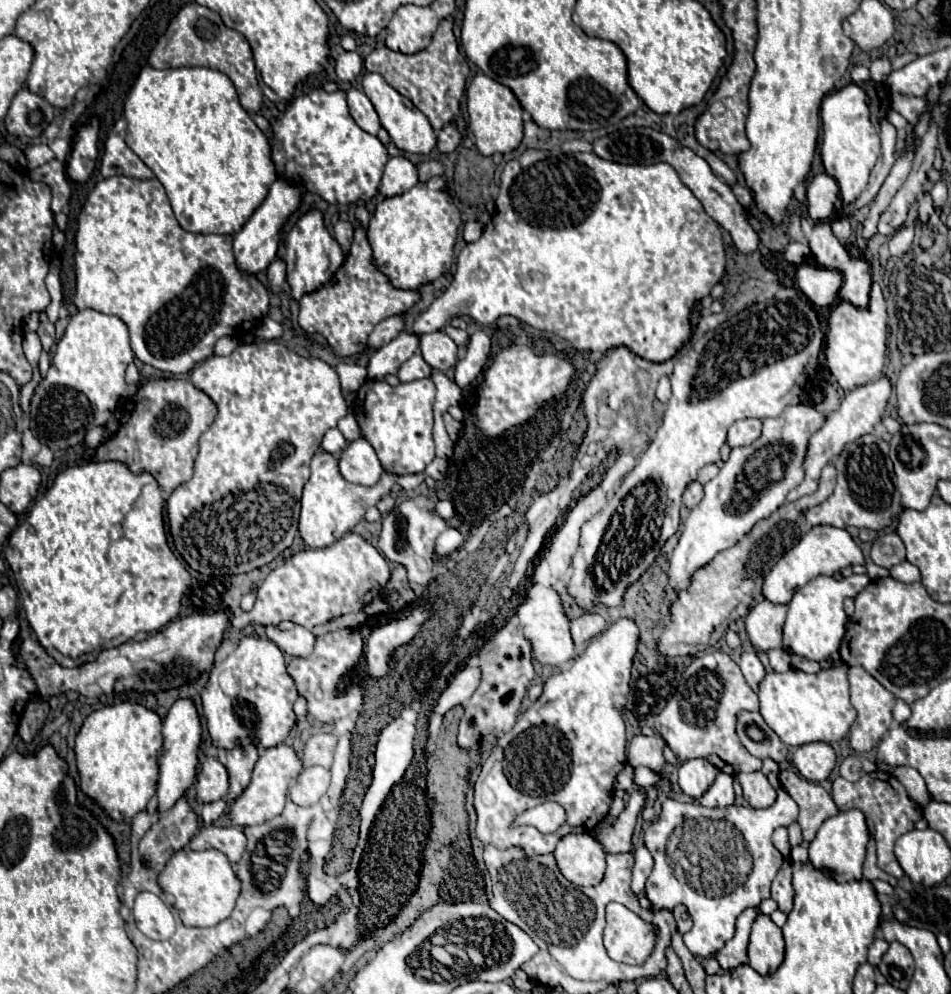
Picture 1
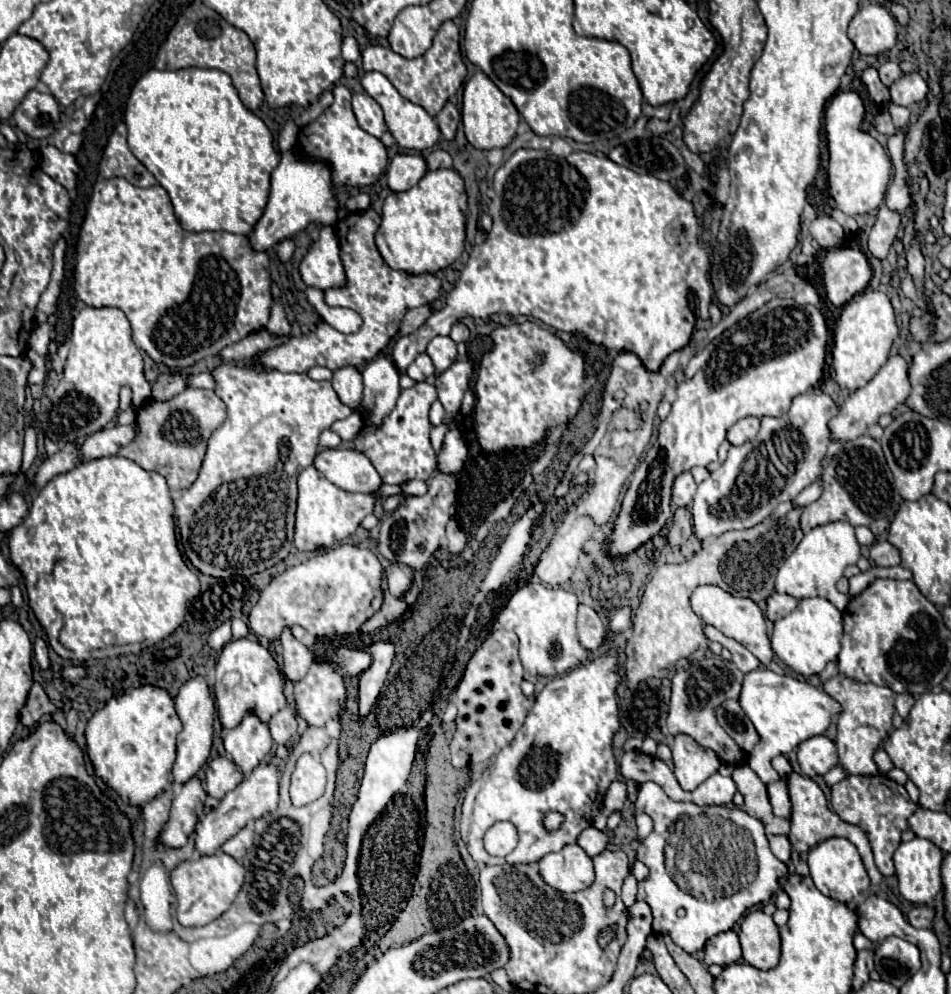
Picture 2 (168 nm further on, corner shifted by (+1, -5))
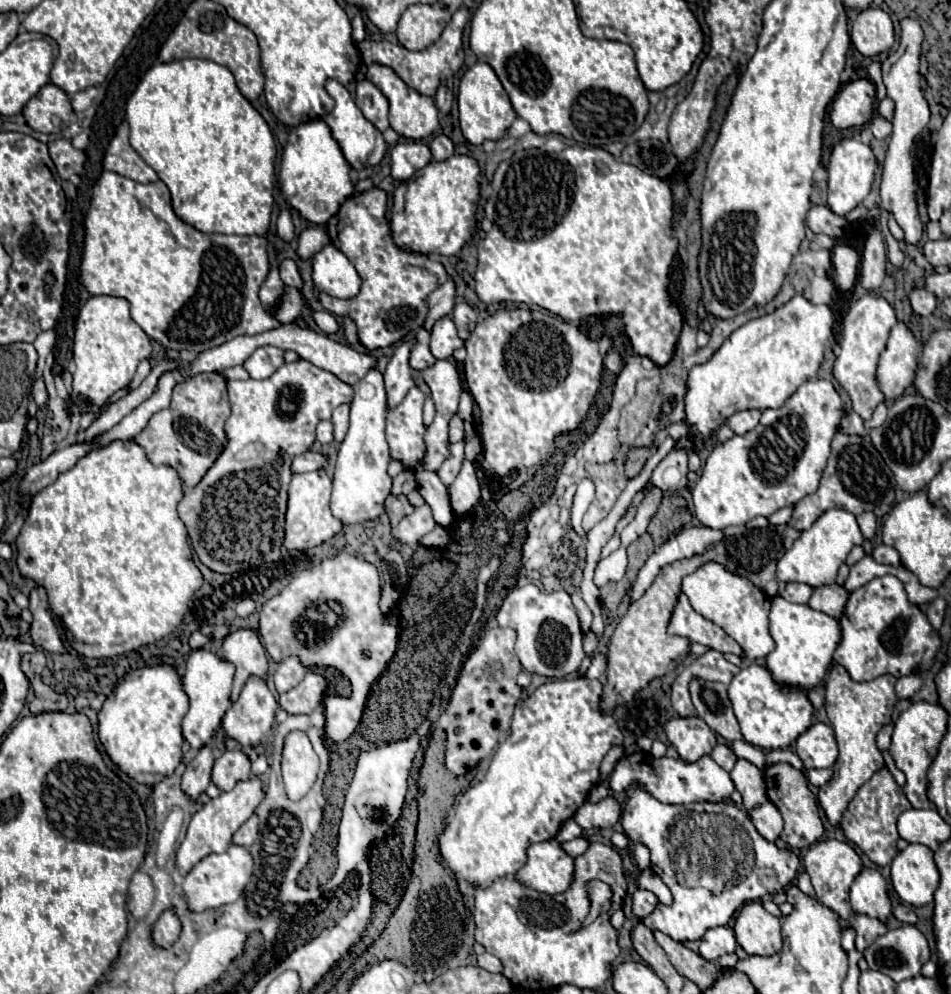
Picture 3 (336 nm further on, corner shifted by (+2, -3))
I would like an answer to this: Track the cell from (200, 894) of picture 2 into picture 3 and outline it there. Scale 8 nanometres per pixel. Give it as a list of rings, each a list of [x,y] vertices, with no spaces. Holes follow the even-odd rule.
[[[231,844],[229,852],[205,856],[183,878],[183,890],[185,890],[185,898],[189,902],[189,910],[203,912],[203,910],[211,910],[211,908],[219,908],[219,906],[235,902],[241,896],[247,882],[251,880],[251,876],[253,876],[253,856],[245,846]]]

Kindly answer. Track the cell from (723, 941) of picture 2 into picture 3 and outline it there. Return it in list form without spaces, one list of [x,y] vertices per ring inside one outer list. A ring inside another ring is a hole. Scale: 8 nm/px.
[[[719,926],[719,928],[711,928],[705,932],[705,936],[701,938],[699,954],[705,960],[715,962],[723,954],[735,952],[735,948],[737,948],[737,940],[735,940],[733,928],[731,926]]]

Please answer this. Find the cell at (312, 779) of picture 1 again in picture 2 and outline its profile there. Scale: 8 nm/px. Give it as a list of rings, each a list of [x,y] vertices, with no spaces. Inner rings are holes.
[[[310,754],[300,756],[290,784],[292,804],[306,806],[318,800],[324,794],[324,786],[326,786],[326,770],[320,764],[320,760],[316,760]]]

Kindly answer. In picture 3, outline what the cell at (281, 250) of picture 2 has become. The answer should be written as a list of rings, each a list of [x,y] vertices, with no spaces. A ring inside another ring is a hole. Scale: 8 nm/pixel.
[[[283,206],[279,210],[279,218],[277,218],[277,234],[289,242],[293,238],[293,222],[291,222],[291,214],[289,214],[289,208]]]

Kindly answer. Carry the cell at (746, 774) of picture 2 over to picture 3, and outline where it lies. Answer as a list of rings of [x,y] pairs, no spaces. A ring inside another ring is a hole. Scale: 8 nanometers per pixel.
[[[743,758],[737,760],[733,768],[733,784],[743,796],[745,810],[753,810],[755,806],[767,800],[763,772],[757,770],[757,766],[753,766],[749,760],[743,760]]]

